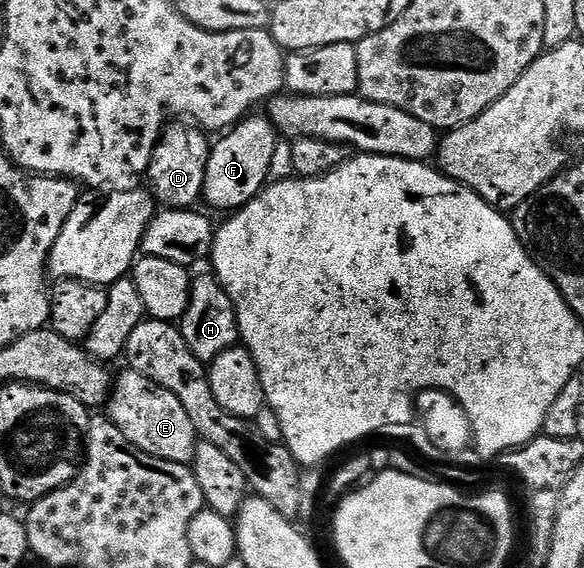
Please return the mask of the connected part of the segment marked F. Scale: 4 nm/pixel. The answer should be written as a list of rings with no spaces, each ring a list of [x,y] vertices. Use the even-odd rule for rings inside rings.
[[[263,114],[255,115],[239,120],[227,134],[217,138],[220,140],[212,143],[212,152],[206,161],[206,181],[202,199],[216,211],[231,213],[240,210],[259,195],[269,182],[271,161],[278,144],[278,132],[271,120],[265,119]]]

